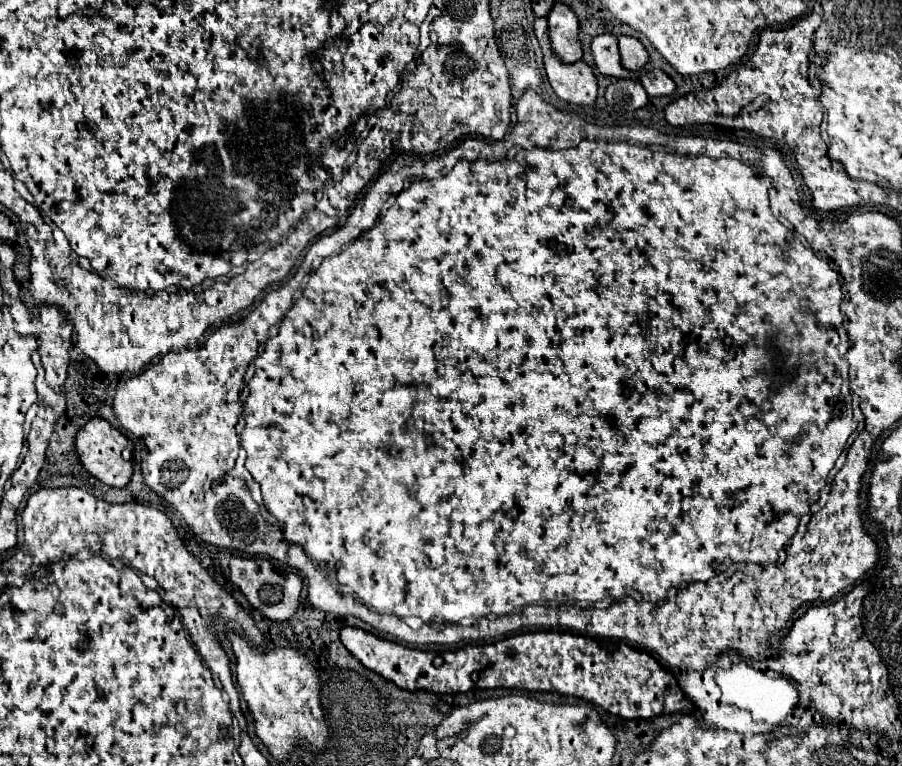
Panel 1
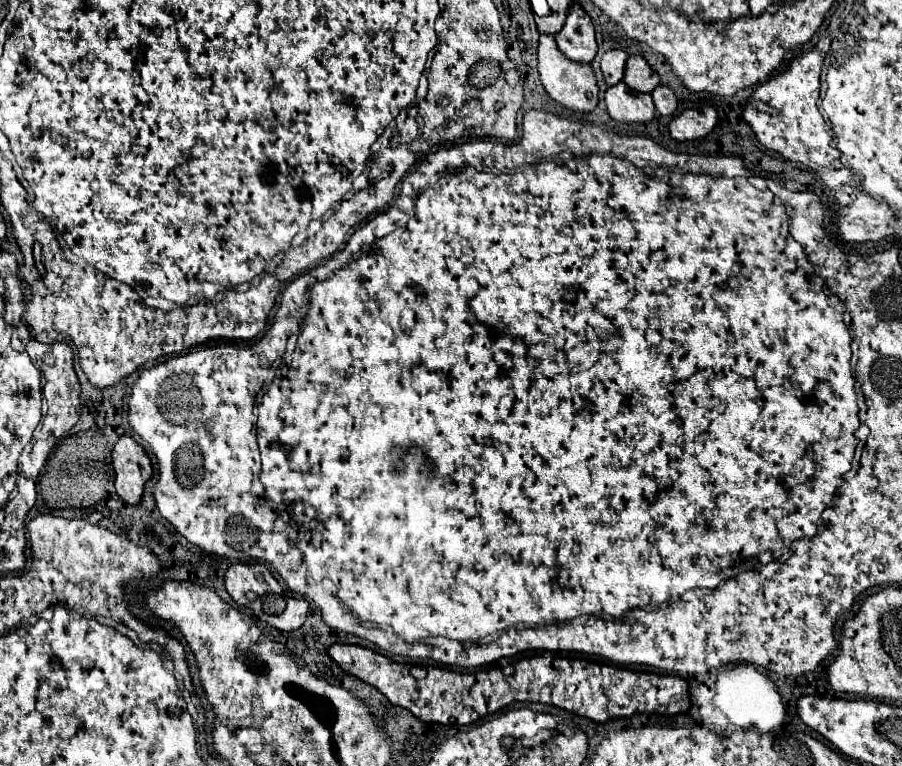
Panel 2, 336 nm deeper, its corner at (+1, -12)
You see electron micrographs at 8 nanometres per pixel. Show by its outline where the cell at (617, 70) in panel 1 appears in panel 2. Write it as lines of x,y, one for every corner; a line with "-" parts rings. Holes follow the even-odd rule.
610,50
602,56
602,74
608,86
618,84
624,78
624,64
626,64
628,54
624,50

